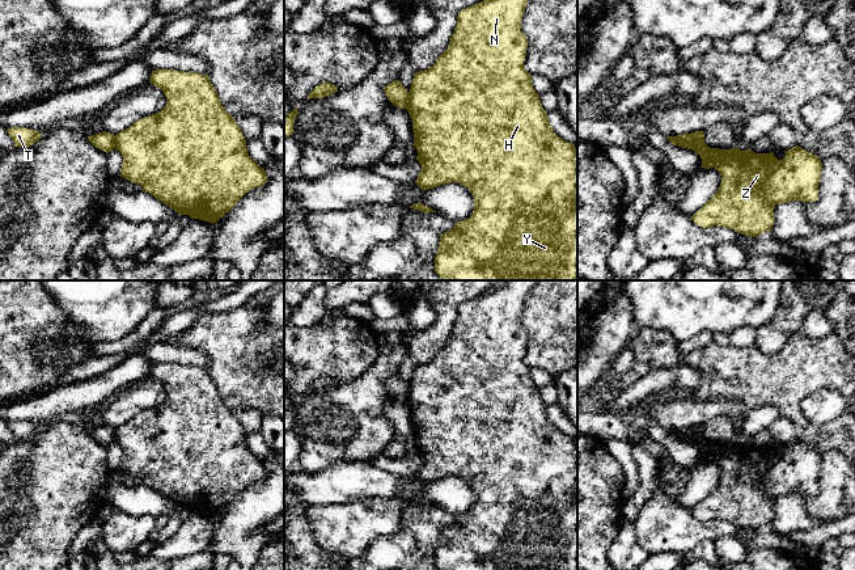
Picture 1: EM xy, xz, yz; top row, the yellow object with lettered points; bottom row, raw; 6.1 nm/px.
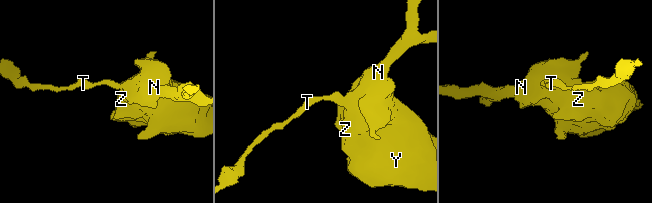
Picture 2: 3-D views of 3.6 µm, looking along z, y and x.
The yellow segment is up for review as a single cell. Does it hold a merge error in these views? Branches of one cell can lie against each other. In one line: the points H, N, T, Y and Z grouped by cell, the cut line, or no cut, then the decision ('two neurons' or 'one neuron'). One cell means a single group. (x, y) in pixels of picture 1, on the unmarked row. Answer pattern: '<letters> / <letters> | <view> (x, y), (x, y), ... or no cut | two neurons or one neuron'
H N Y Z / T | xz (409, 385), (409, 398), (406, 401) | two neurons

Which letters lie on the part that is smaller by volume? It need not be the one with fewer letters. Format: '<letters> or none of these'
T

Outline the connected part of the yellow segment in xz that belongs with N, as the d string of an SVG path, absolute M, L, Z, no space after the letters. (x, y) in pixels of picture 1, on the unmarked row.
M507 280L495 290L462 303L448 342L428 363L415 366L409 385L407 405L412 414L416 453L422 459L415 477L422 482L433 482L444 477L461 477L474 491L473 508L454 516L454 522L440 529L435 550L435 565L439 570L577 570L577 444L575 438L560 432L549 417L547 405L542 401L539 388L532 379L532 368L524 362L528 335L521 325L521 313L528 292L538 280Z

